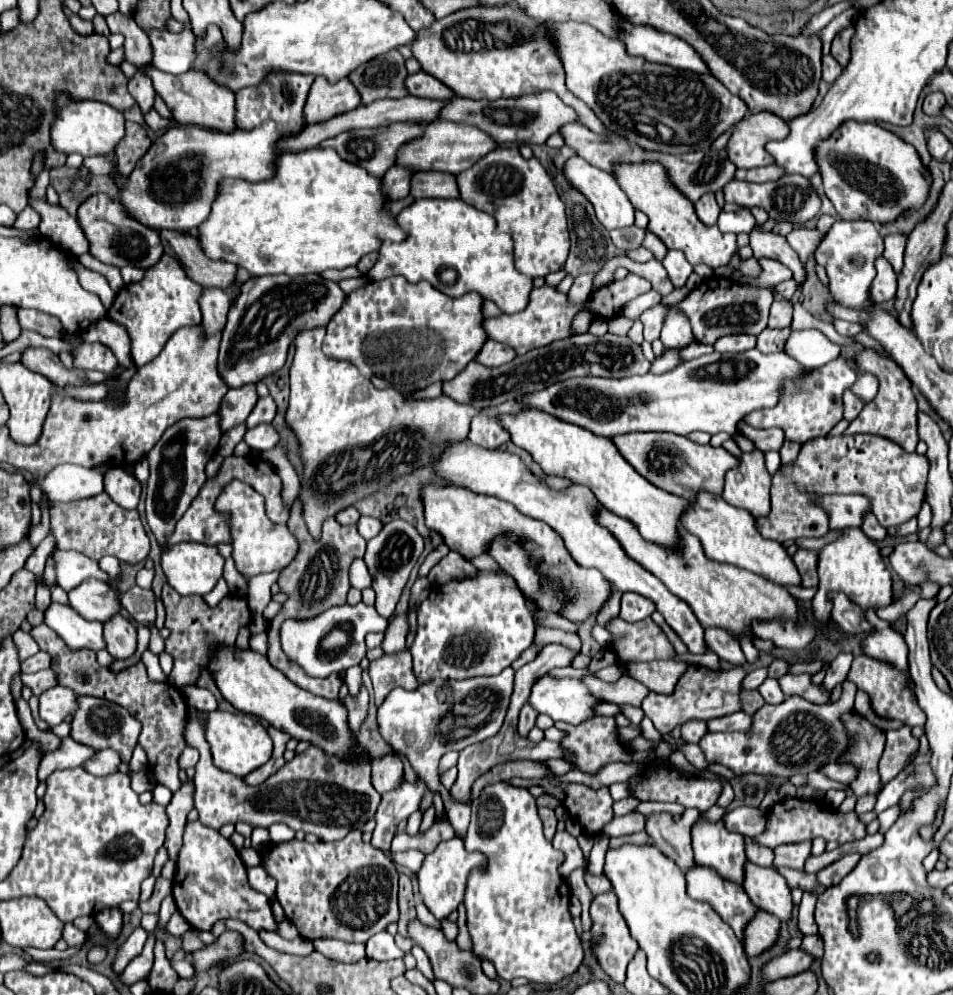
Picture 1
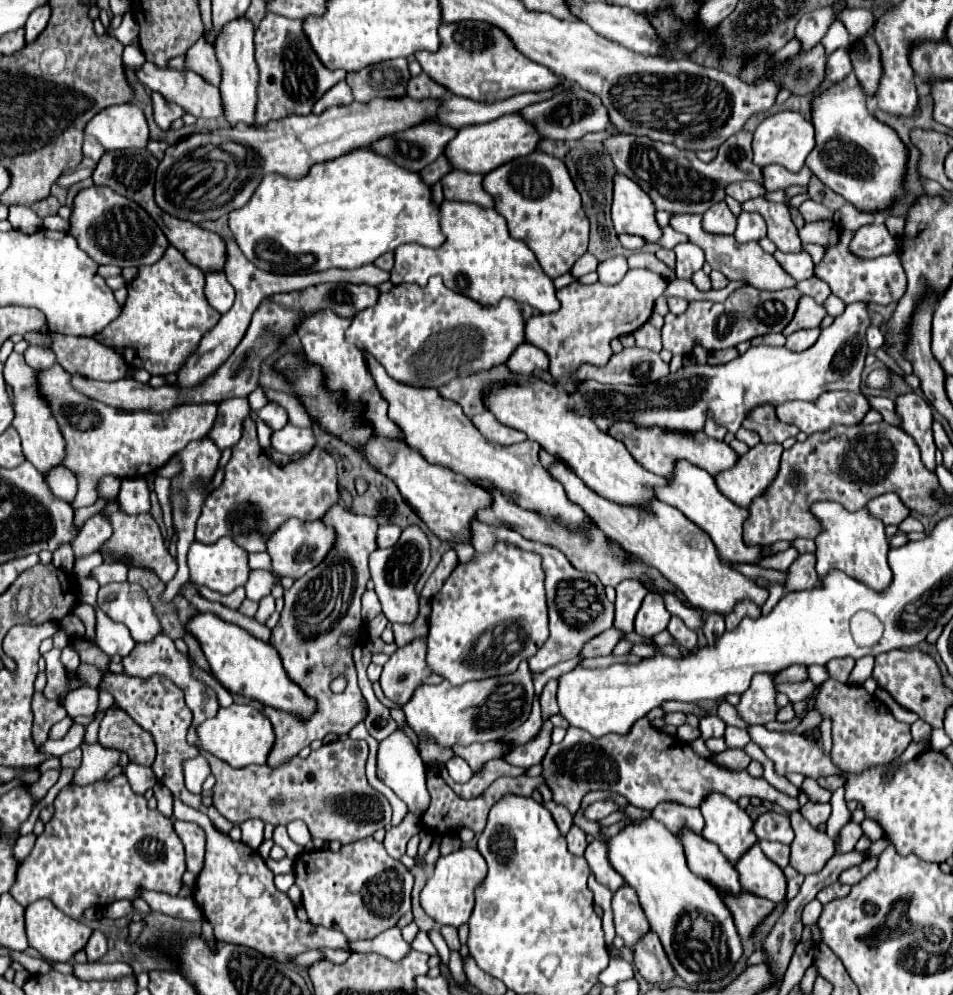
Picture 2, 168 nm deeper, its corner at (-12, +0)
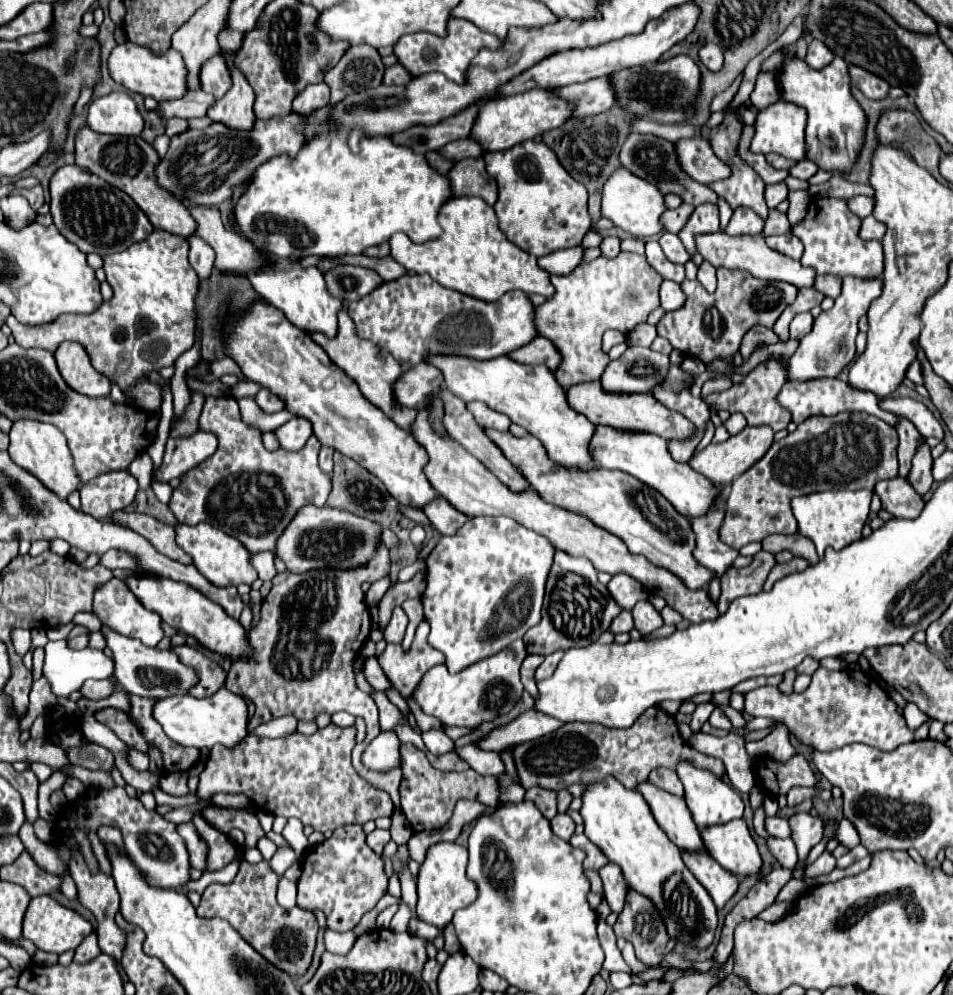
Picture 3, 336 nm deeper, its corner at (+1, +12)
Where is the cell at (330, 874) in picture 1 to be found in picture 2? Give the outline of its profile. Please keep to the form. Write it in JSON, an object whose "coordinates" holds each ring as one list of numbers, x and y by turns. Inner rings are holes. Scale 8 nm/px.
{"coordinates":[[374,837,342,845,340,851,304,851,294,863,294,875,310,923,338,929,350,941,372,939,410,911,414,875,400,861,394,861]]}

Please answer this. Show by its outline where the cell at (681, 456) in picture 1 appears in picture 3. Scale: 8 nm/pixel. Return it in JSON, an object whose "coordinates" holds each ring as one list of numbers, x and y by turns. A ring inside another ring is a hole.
{"coordinates":[[599,379,571,385,567,389,567,401,571,409,575,409,577,413,583,413,595,425,611,425,615,429,627,429,627,431,647,431,647,433,661,435,663,439,685,439,685,435,691,435,691,431,695,431,683,415,663,407,653,395,609,393,603,389]]}

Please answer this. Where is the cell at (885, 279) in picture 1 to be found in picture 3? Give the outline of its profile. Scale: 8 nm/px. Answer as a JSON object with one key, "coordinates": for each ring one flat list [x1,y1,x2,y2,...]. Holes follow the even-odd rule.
{"coordinates":[[819,197,809,201,805,219,793,225,791,233,797,235,805,245,801,263,805,267,815,267,819,275,825,273,839,277,855,275,863,279,879,277,883,275,883,247,879,241,861,239,859,229,861,229,861,219,849,211,845,199]]}

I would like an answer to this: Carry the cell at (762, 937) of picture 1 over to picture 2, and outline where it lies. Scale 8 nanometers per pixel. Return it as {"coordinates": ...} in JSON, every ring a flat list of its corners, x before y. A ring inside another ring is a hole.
{"coordinates":[[740,893,740,895,724,895,724,903,732,911,736,929,744,941,748,941,756,927,774,911,774,903,762,897,756,897,752,893]]}

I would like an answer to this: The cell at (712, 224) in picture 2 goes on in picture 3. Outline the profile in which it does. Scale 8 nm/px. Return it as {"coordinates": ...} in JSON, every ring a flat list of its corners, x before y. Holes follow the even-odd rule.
{"coordinates":[[705,203,695,207,687,225,679,231,679,239,683,241,687,253,693,257,697,253,695,237,703,233,717,233,717,231,719,231,719,209,711,203]]}

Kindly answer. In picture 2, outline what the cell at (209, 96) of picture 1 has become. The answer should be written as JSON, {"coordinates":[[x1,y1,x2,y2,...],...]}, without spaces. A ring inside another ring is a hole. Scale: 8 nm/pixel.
{"coordinates":[[144,63,142,69,136,73,138,81,142,85,146,85,152,91,162,93,168,101,180,105,186,113,194,115,194,117,224,117,224,107,222,107,222,95,220,89,210,85,204,77,200,77,194,71,176,71,176,69,168,69,168,67,156,67,154,63]]}

